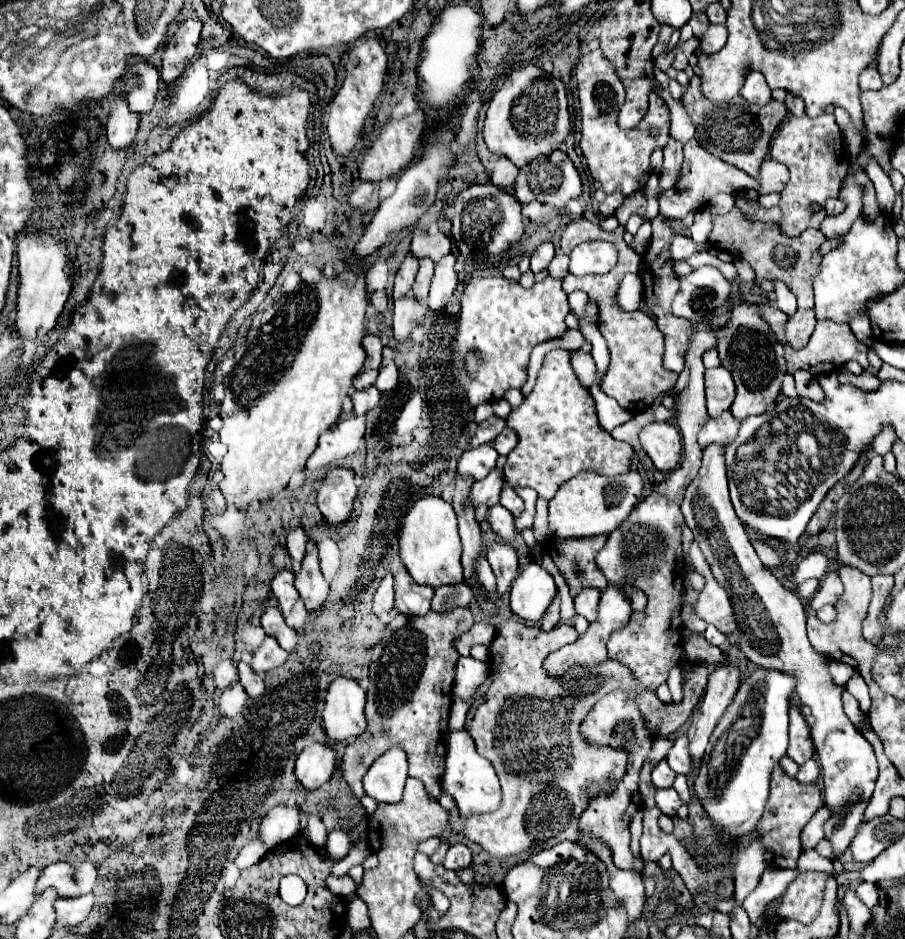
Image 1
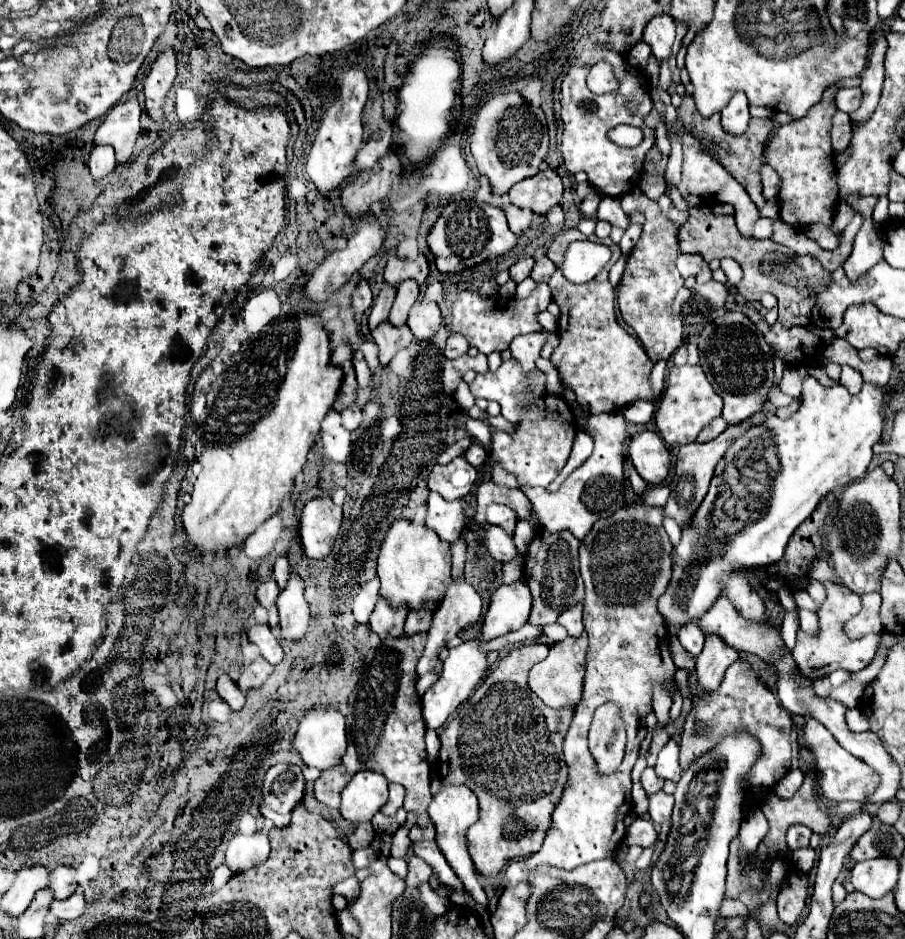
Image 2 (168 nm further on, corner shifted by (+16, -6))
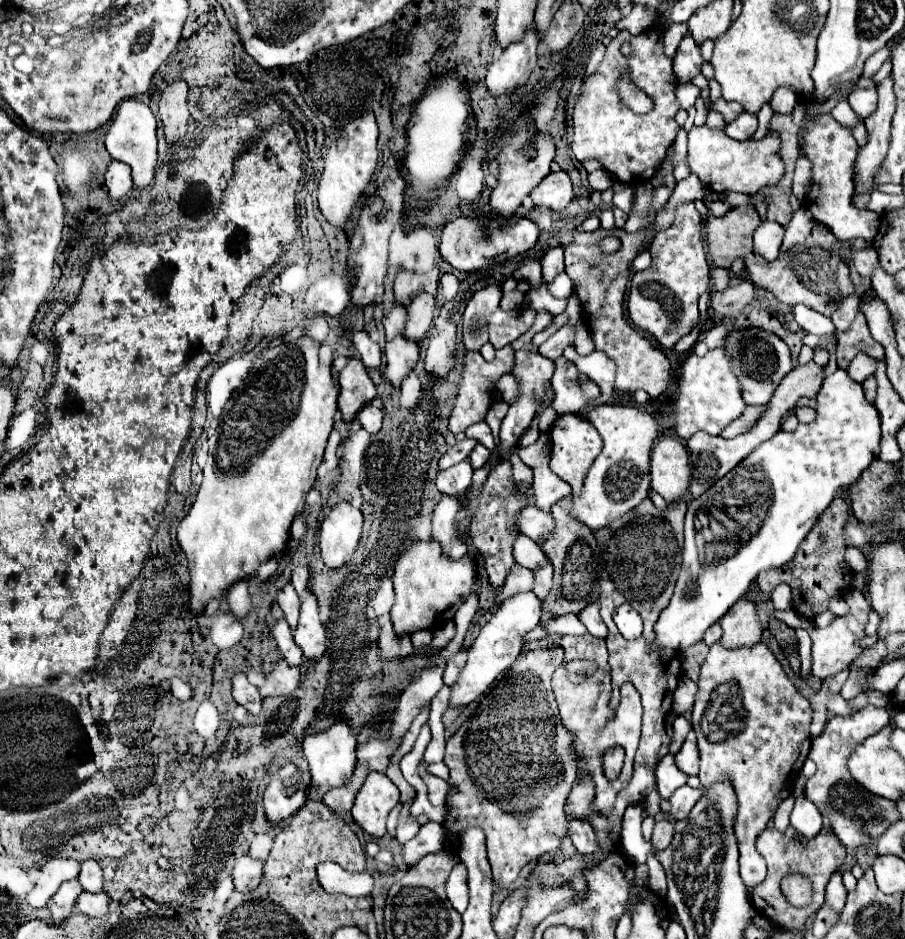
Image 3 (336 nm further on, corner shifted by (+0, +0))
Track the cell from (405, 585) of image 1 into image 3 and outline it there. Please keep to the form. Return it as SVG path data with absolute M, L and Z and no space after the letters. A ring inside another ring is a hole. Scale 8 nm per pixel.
M386 622L380 630L380 638L378 638L378 646L380 646L380 658L382 660L394 660L400 656L410 656L414 652L412 640L410 636L396 636L392 622Z

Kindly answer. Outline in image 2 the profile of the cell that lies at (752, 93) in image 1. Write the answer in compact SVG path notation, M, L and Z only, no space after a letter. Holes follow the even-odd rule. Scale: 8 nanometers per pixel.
M734 94L728 106L722 110L722 128L732 136L740 136L748 128L748 100L744 94Z

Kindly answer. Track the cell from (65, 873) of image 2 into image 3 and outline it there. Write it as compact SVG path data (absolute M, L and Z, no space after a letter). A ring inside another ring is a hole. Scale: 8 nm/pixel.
M86 860L82 862L80 876L78 876L82 890L88 892L100 892L102 890L102 868L98 866L96 860Z

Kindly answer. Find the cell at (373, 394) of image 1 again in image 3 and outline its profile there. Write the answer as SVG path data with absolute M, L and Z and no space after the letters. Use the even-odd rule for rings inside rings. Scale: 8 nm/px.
M368 404L358 412L358 420L360 420L364 430L368 430L370 434L376 434L380 430L380 426L382 426L382 410Z

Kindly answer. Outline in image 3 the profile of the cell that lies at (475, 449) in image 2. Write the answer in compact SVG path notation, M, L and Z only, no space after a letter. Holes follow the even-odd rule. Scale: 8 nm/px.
M476 444L476 448L470 454L470 464L474 468L482 468L488 462L488 458L490 458L490 450L486 446L482 446L482 444Z

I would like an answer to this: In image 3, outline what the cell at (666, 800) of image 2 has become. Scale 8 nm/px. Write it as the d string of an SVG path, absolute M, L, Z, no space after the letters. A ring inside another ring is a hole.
M682 786L678 788L672 796L670 796L670 816L674 820L684 820L688 816L688 812L692 810L692 806L700 800L700 796L704 794L702 788L690 788L690 786Z

